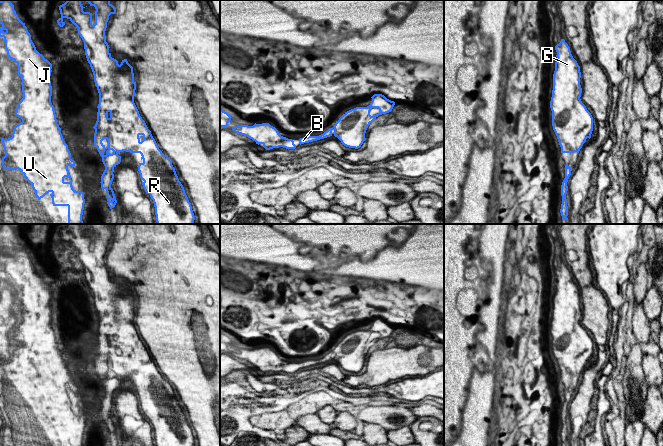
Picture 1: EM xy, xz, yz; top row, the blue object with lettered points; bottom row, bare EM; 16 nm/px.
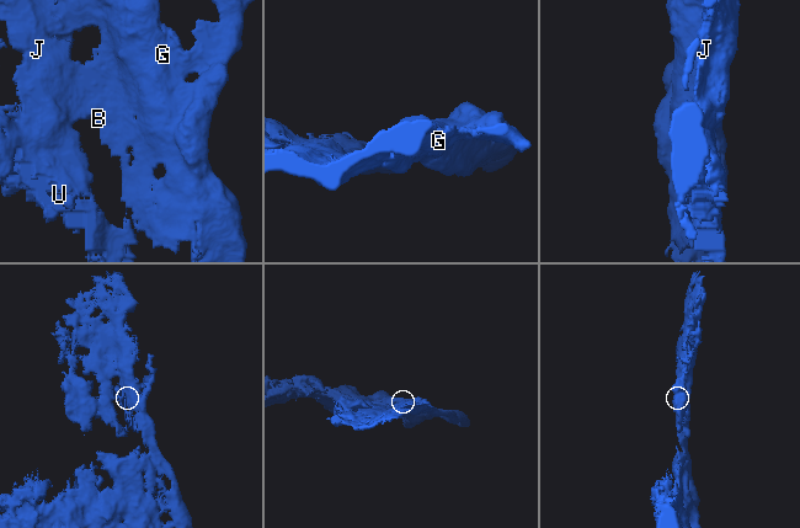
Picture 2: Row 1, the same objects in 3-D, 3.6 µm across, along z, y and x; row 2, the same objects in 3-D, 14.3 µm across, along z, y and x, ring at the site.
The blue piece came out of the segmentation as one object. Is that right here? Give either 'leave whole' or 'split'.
leave whole

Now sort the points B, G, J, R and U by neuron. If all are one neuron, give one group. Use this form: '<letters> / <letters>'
B G J R U

